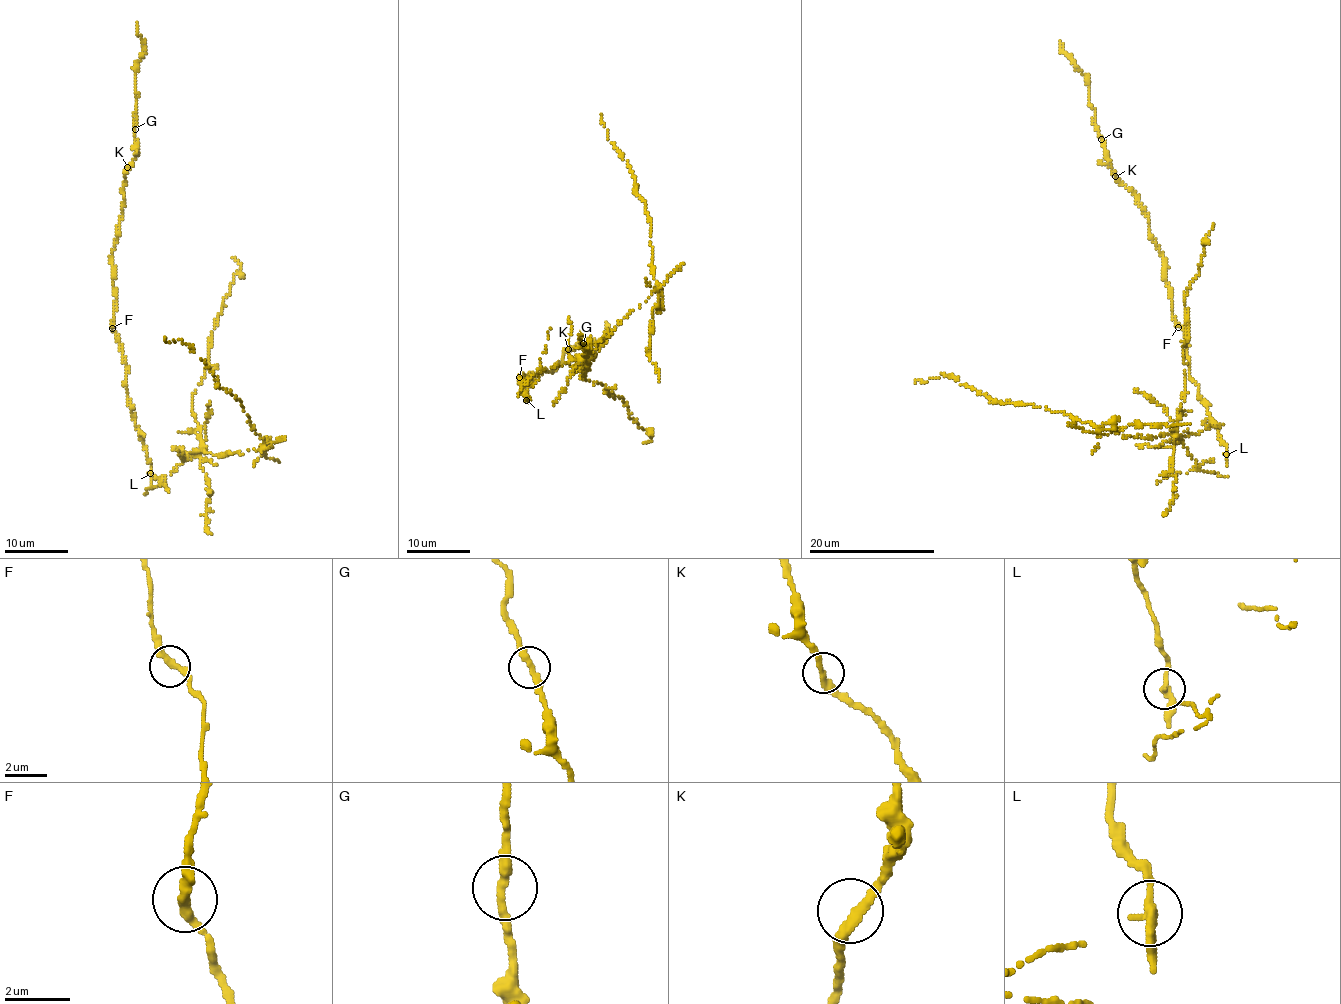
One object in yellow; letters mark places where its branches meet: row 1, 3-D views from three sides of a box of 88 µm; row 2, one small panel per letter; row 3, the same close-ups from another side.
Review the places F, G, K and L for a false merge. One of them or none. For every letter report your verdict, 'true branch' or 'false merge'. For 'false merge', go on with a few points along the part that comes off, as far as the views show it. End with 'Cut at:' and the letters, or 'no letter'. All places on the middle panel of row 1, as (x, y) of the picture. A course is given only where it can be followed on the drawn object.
F: true branch
G: true branch
K: true branch
L: false merge | (527, 400), (540, 370), (584, 361), (587, 349), (659, 290), (644, 202), (602, 113)
Cut at: L

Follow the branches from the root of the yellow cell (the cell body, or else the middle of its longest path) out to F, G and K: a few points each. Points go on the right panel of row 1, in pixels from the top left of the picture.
F: (1226, 447), (1219, 426), (1209, 416), (1208, 404), (1190, 376), (1188, 337), (1178, 327)
G: (1226, 447), (1190, 376), (1188, 337), (1173, 316), (1165, 260), (1148, 233), (1146, 209), (1115, 176), (1101, 139)
K: (1226, 447), (1190, 376), (1188, 337), (1173, 316), (1165, 260), (1148, 233), (1146, 209), (1115, 176)

